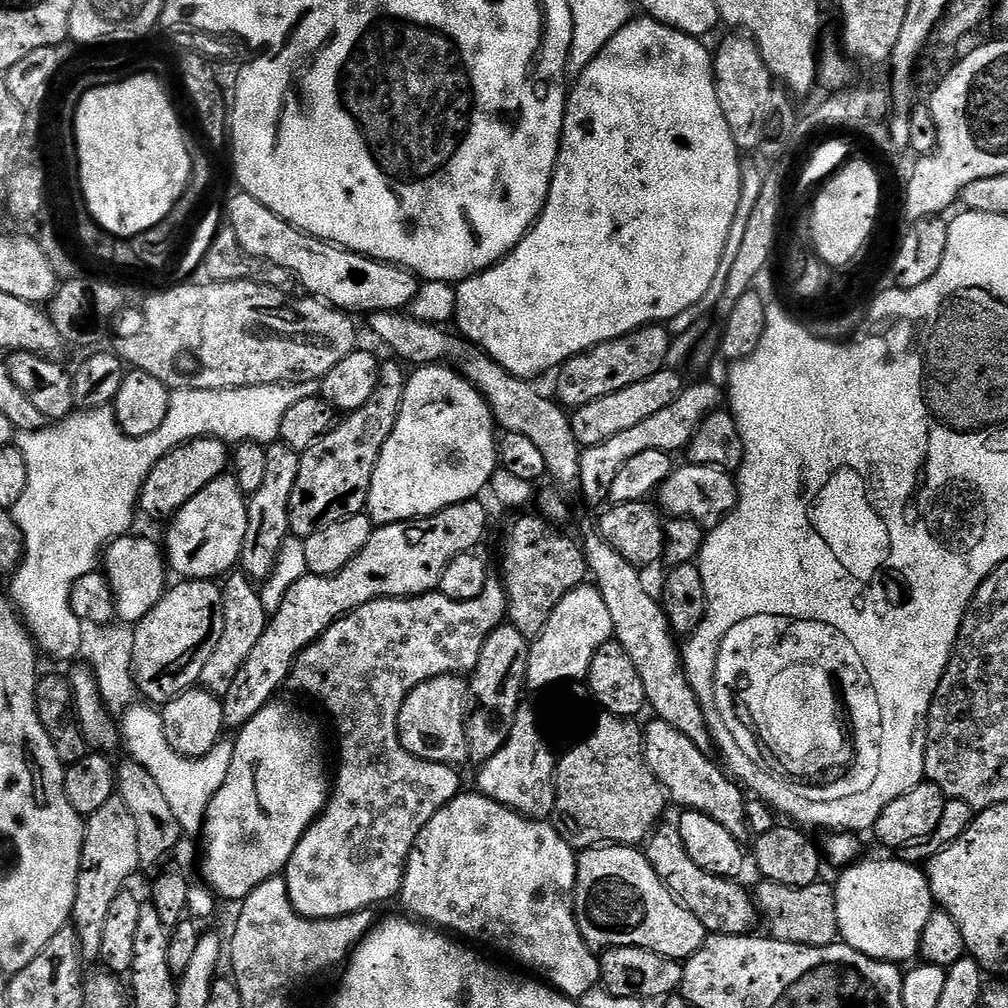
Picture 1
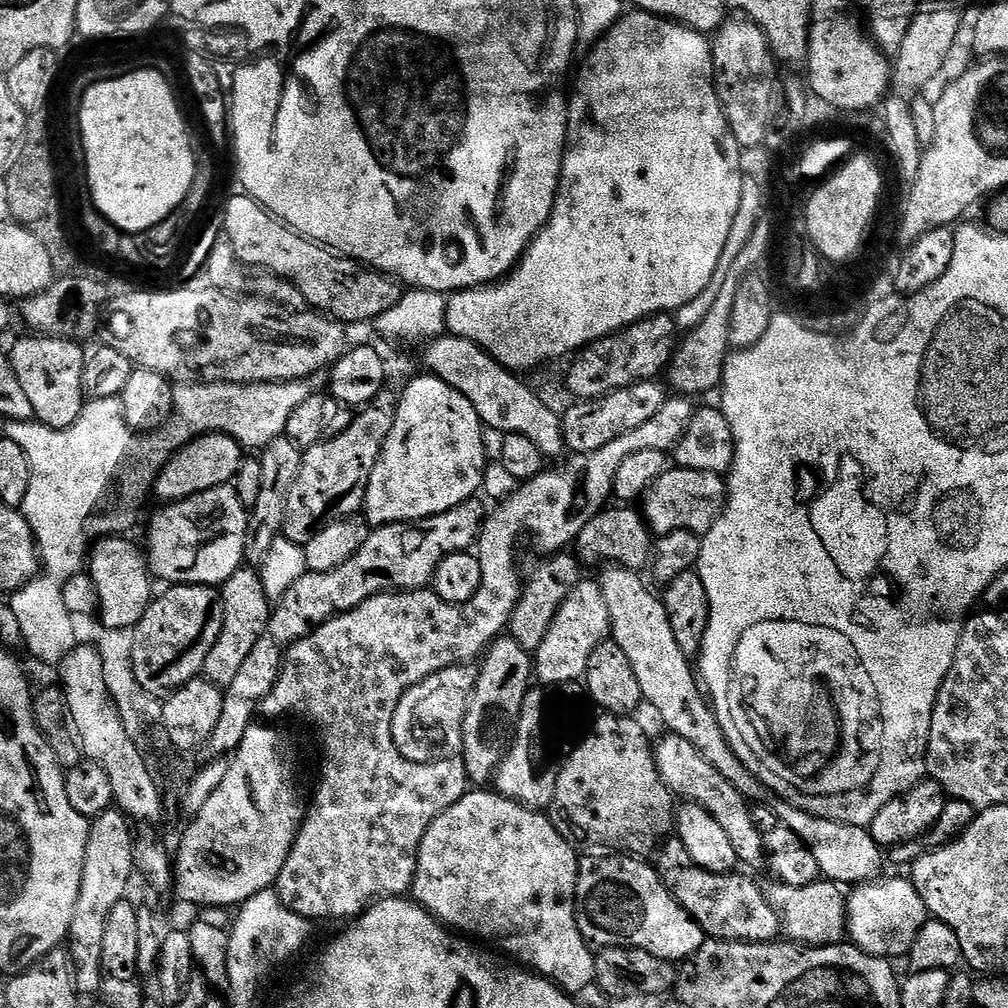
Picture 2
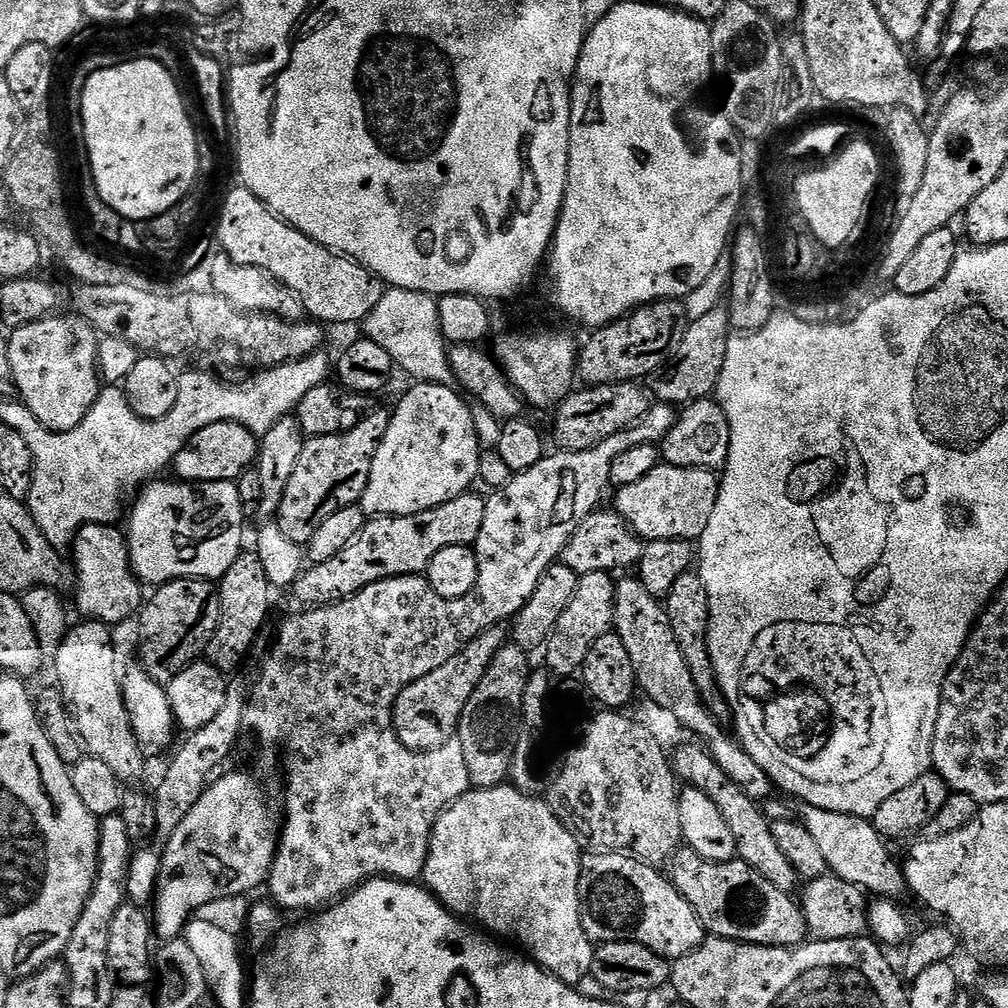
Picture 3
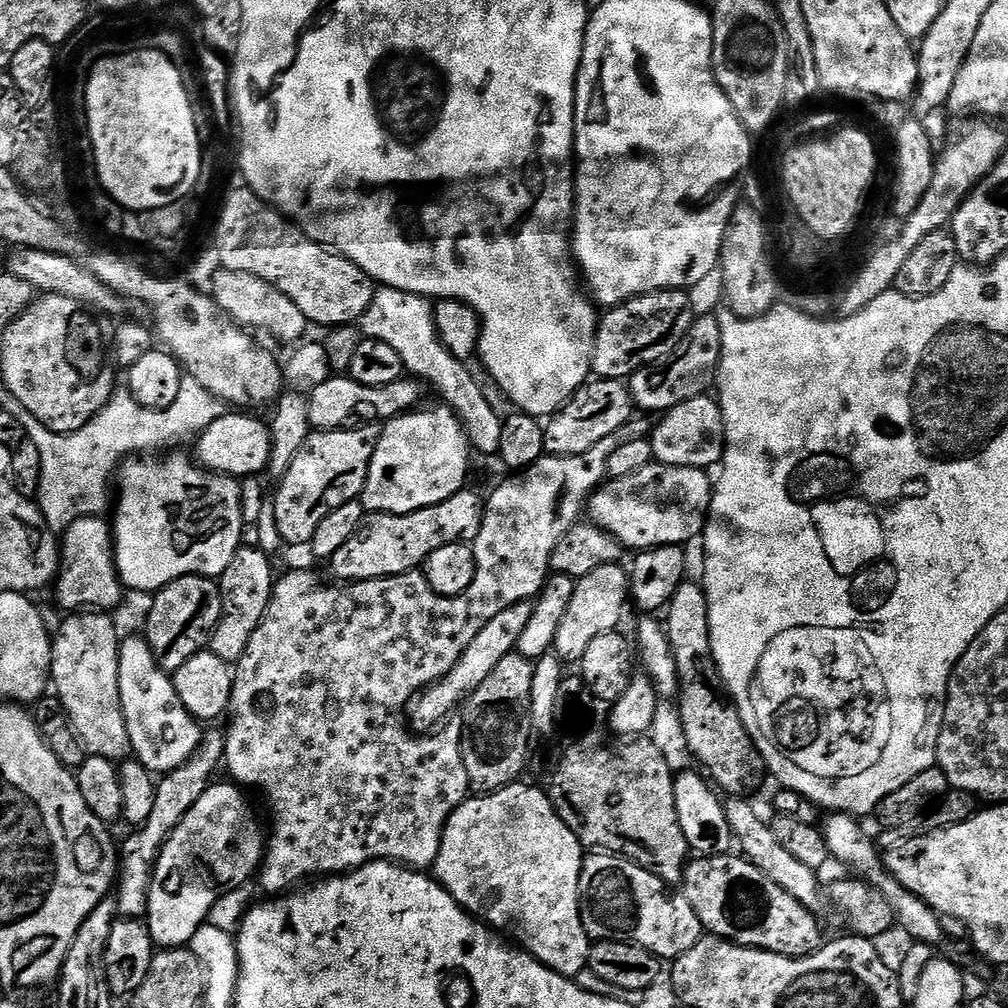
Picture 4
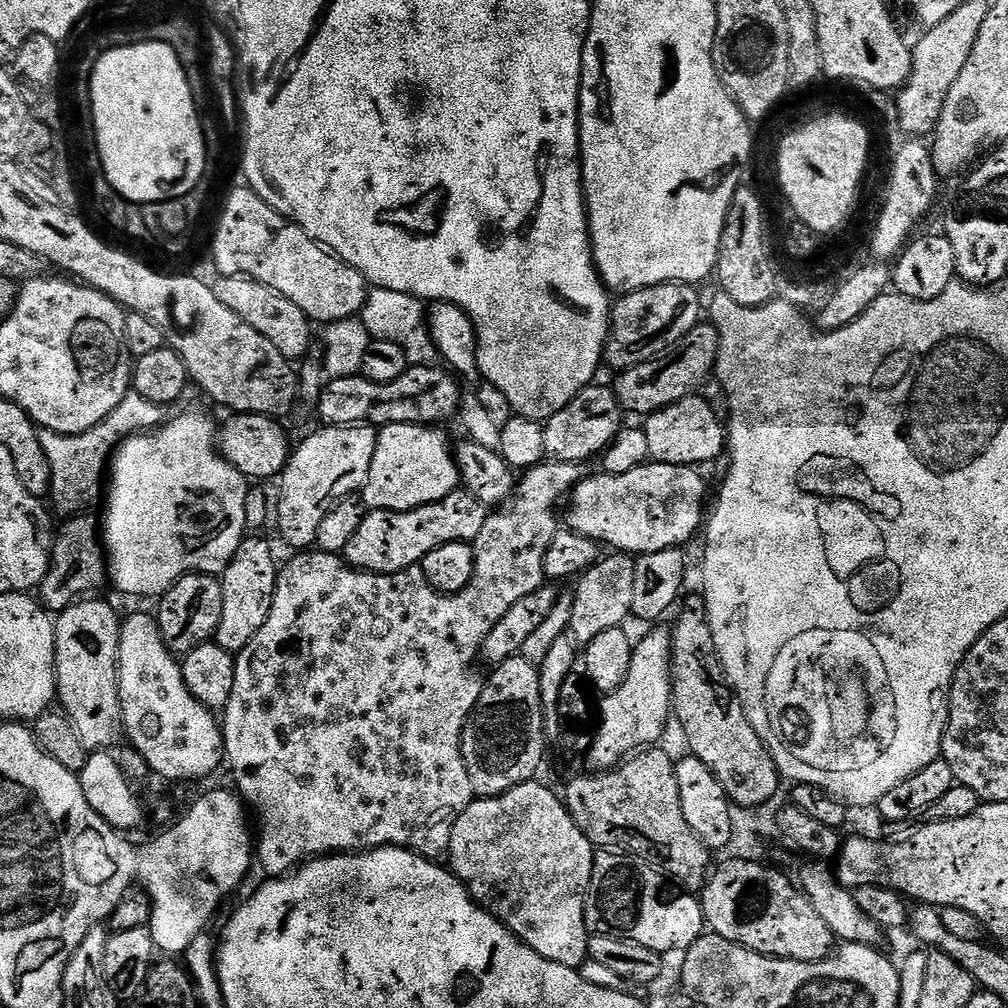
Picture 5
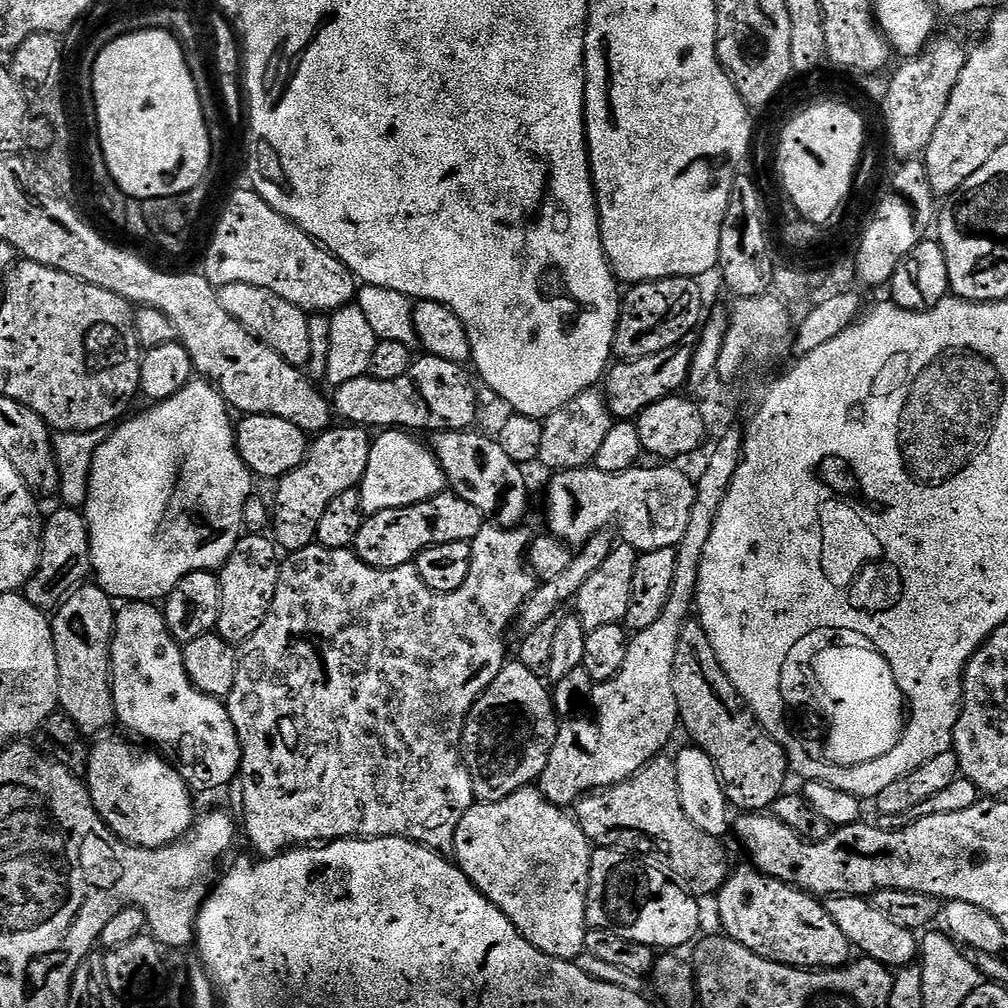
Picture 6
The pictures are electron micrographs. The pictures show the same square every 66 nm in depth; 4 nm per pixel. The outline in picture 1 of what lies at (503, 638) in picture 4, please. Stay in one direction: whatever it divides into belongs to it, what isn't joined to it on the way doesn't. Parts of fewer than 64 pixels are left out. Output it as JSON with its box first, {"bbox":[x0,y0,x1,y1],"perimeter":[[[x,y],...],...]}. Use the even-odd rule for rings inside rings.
{"bbox":[398,675,470,766],"perimeter":[[[459,675],[436,676],[433,680],[422,682],[402,702],[402,710],[398,714],[398,734],[405,752],[416,756],[419,760],[425,760],[431,764],[451,764],[453,766],[467,765],[468,743],[466,742],[466,713],[470,708],[470,688],[464,684]]]}

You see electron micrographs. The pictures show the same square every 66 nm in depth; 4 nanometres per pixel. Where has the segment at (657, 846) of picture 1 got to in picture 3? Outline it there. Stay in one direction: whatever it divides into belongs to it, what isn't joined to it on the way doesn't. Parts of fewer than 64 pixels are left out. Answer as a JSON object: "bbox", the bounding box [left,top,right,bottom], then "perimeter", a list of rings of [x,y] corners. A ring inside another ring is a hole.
{"bbox":[670,848,809,948],"perimeter":[[[677,848],[670,861],[670,879],[675,888],[690,902],[694,914],[698,914],[700,925],[705,933],[721,940],[736,940],[740,944],[760,944],[764,948],[795,948],[805,943],[809,935],[808,923],[804,921],[804,911],[799,903],[792,901],[789,893],[778,890],[778,886],[770,886],[758,870],[746,866],[739,858],[727,860],[719,864],[710,862],[696,853],[692,848]]]}

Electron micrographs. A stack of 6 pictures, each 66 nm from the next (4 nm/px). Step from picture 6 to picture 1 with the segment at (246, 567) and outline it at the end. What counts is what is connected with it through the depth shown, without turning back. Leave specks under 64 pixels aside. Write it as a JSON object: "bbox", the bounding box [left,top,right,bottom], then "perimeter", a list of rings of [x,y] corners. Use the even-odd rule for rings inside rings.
{"bbox":[199,571,270,698],"perimeter":[[[233,571],[222,584],[222,638],[214,654],[210,654],[206,666],[202,666],[199,687],[223,698],[230,690],[230,685],[234,683],[238,670],[246,666],[246,658],[250,658],[254,646],[268,629],[269,619],[270,614],[262,606],[260,588],[244,572]]]}

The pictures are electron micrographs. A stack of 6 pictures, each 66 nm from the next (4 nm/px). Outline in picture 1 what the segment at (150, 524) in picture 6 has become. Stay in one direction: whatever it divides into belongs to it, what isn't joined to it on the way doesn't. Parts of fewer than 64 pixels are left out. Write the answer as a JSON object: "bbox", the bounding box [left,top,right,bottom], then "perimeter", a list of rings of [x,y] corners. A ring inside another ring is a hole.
{"bbox":[166,474,248,580],"perimeter":[[[231,474],[210,482],[206,490],[198,490],[198,494],[171,517],[168,548],[166,544],[169,569],[185,580],[216,580],[231,573],[240,563],[243,539],[246,538],[248,503],[246,493]]]}

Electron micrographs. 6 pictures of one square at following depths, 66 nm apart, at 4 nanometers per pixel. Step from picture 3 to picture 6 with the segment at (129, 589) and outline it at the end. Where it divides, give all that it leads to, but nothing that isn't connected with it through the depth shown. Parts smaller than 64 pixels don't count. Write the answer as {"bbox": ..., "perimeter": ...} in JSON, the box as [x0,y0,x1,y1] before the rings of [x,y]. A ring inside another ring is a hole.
{"bbox":[22,506,92,613],"perimeter":[[[60,506],[60,509],[44,521],[44,531],[40,538],[40,557],[34,574],[22,589],[22,594],[40,612],[55,613],[64,603],[73,588],[85,583],[92,572],[92,551],[88,521],[83,511]]]}

